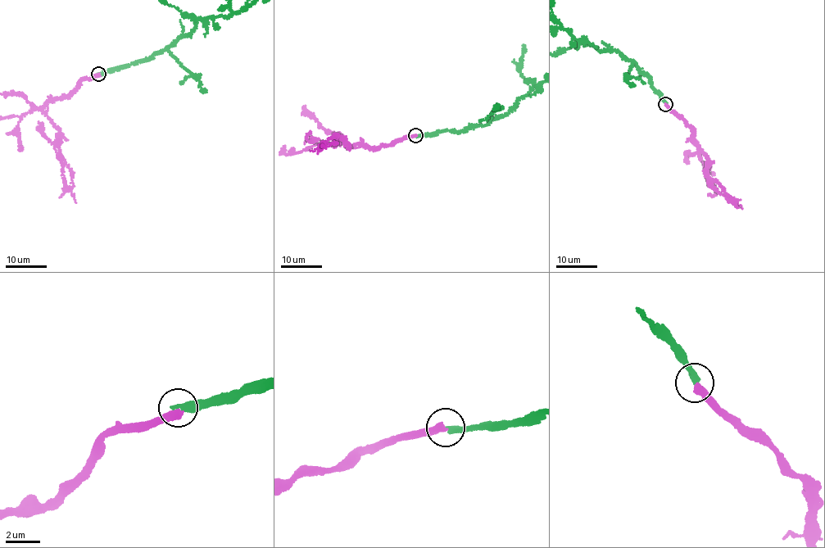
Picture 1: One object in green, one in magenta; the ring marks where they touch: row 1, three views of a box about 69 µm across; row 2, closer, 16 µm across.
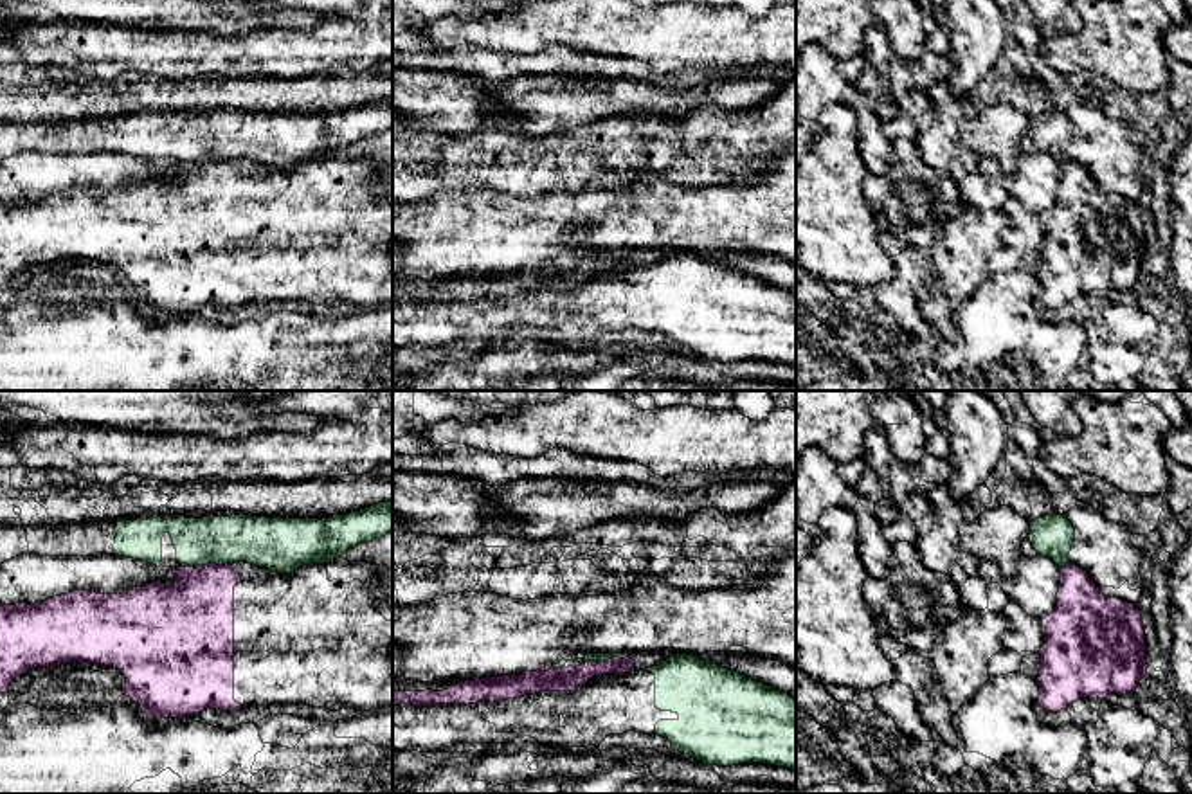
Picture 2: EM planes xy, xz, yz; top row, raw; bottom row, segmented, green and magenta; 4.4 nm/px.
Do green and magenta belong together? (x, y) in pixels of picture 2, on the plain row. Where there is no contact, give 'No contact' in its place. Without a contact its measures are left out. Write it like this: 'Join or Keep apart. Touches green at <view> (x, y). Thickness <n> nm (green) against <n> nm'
Keep apart. Touches green at xy (206, 161). Thickness 220 nm (green) against 380 nm

